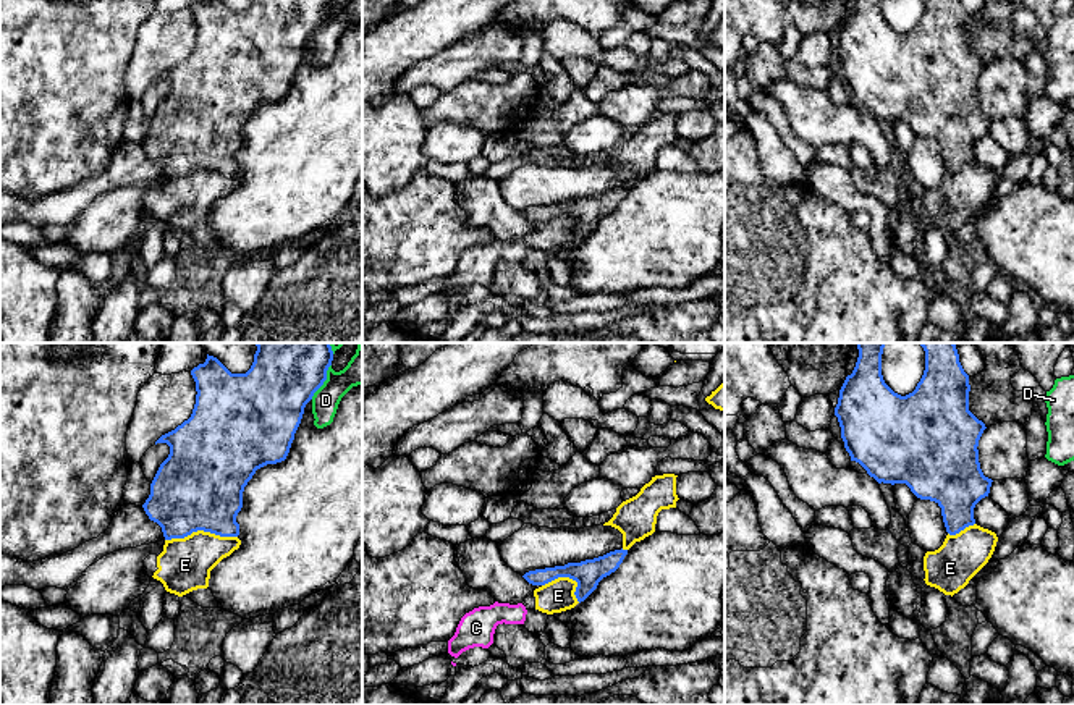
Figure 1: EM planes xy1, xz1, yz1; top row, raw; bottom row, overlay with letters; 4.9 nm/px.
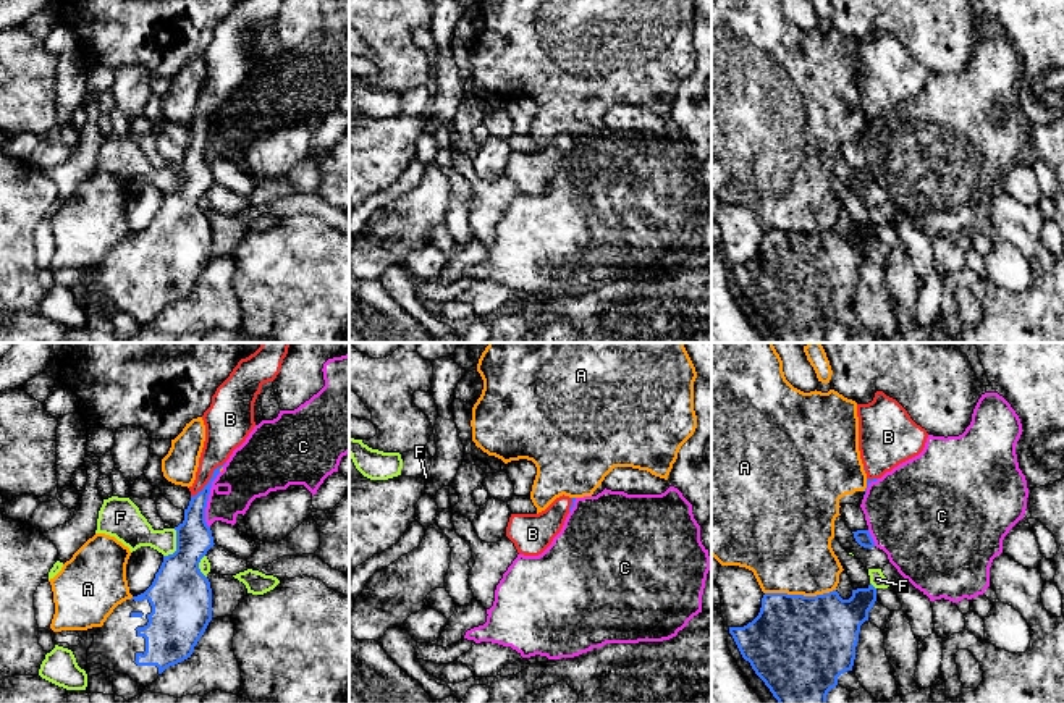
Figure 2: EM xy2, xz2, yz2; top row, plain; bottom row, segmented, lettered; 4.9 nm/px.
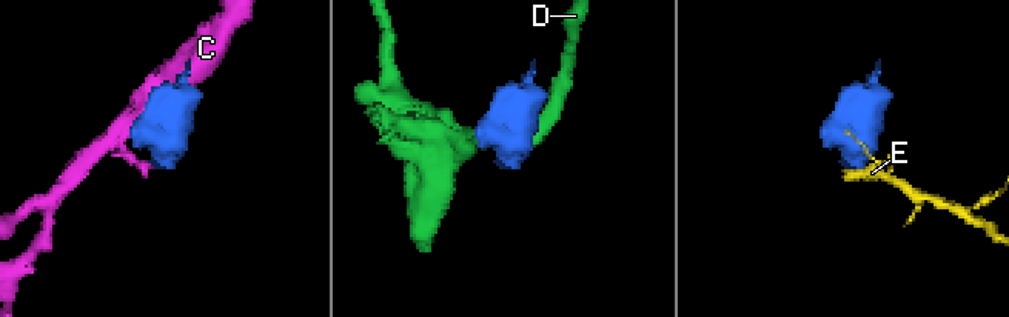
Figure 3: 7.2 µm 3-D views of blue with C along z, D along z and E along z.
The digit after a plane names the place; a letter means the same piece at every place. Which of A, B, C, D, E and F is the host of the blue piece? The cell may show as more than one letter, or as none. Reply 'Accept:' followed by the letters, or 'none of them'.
Accept: B

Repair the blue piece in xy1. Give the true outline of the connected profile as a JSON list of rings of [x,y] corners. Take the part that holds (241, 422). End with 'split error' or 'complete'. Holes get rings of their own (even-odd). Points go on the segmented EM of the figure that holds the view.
[[[256,343],[254,362],[246,374],[231,374],[217,357],[191,370],[196,382],[196,404],[188,420],[162,435],[157,443],[170,446],[168,458],[160,464],[150,495],[142,504],[150,521],[162,527],[165,540],[184,538],[204,530],[220,537],[238,537],[236,516],[243,508],[243,492],[257,469],[286,459],[304,407],[327,380],[333,361],[330,343]]] | complete

